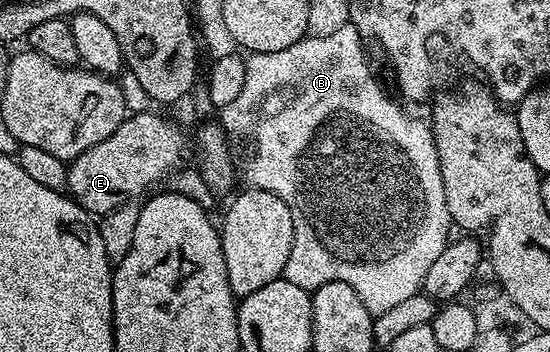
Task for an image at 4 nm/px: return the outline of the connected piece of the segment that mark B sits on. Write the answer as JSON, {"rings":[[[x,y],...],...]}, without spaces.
{"rings":[[[352,25],[337,29],[325,37],[306,37],[287,49],[279,49],[276,55],[271,53],[252,53],[245,59],[245,76],[243,90],[231,105],[220,108],[219,120],[229,137],[246,135],[253,142],[253,152],[245,163],[245,179],[249,187],[269,190],[276,197],[281,197],[287,203],[294,221],[294,244],[287,258],[283,277],[291,281],[291,285],[299,285],[304,291],[314,292],[318,287],[331,281],[343,281],[355,289],[359,301],[363,301],[370,315],[376,317],[387,313],[394,305],[399,305],[406,297],[418,294],[424,288],[427,269],[439,258],[439,253],[451,242],[449,227],[451,220],[447,213],[447,203],[443,197],[443,181],[439,173],[439,157],[435,149],[433,133],[428,122],[412,119],[400,102],[392,103],[385,96],[383,88],[377,84],[369,63],[365,60],[361,34]]]}

